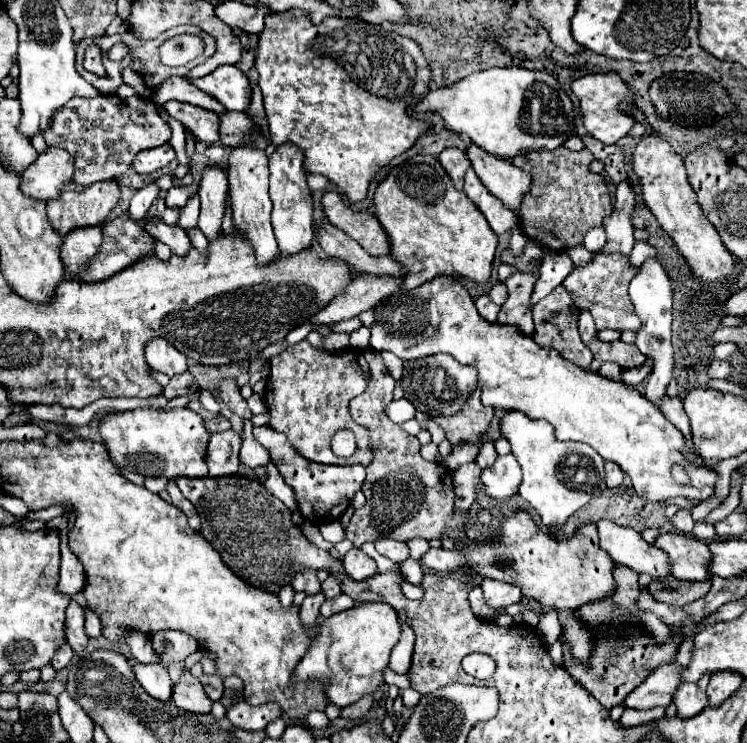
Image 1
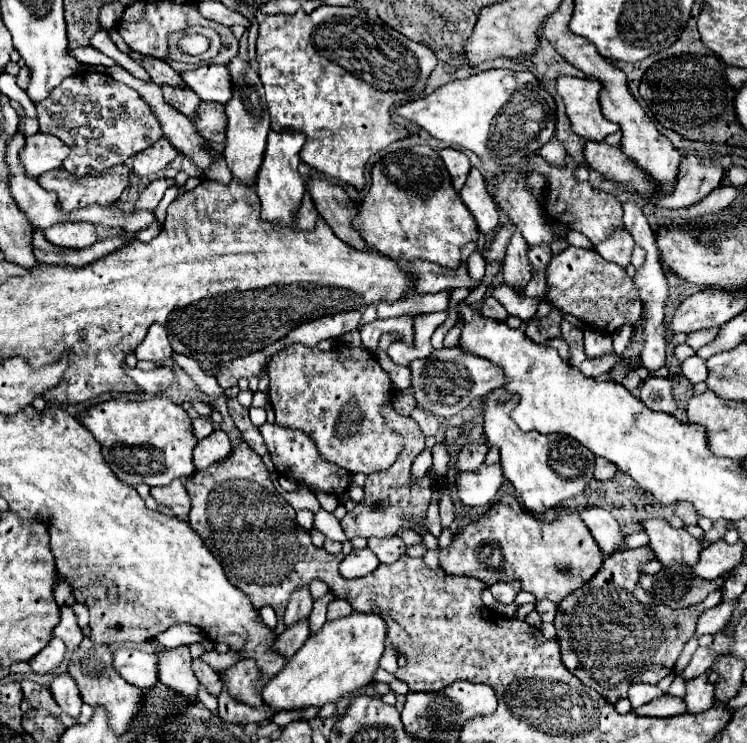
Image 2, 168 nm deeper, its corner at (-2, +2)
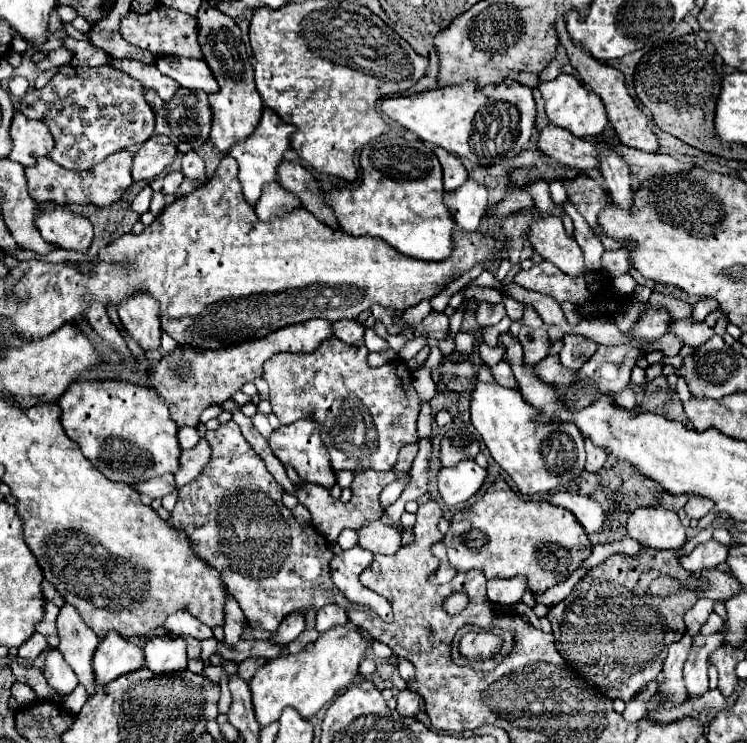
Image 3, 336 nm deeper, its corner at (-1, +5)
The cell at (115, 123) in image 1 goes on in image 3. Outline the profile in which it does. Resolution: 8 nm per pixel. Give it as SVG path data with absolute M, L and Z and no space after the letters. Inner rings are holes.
M65 65L61 67L61 71L43 89L35 89L23 95L21 113L29 119L43 121L49 127L49 131L55 137L55 149L53 153L49 153L49 157L61 167L75 169L75 171L91 169L93 165L101 163L105 157L121 149L129 149L129 145L145 143L153 135L153 129L155 129L155 113L143 97L141 83L111 65L105 65L105 67Z

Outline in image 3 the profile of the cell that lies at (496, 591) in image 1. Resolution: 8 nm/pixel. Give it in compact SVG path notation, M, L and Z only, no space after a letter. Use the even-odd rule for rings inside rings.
M523 575L511 579L489 579L487 581L487 597L499 605L515 605L521 601L527 591L527 579Z

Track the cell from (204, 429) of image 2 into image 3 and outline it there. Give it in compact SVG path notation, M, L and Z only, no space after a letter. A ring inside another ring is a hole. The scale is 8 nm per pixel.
M181 427L179 429L179 445L181 445L181 449L189 449L189 447L193 447L201 437L199 437L199 431L195 429L195 427Z

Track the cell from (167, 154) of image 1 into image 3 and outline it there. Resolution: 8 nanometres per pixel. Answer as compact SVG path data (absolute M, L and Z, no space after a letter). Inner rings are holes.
M153 135L147 139L133 157L133 179L153 181L157 179L175 159L177 149L165 135Z

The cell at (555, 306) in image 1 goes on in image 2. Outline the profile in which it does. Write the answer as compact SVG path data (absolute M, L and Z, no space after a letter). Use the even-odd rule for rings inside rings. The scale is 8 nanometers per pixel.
M554 308L548 318L530 322L526 326L526 336L536 344L544 344L544 346L550 346L550 348L558 350L560 358L568 360L570 352L568 352L568 344L564 342L562 334L560 334L560 320L562 320L560 310Z

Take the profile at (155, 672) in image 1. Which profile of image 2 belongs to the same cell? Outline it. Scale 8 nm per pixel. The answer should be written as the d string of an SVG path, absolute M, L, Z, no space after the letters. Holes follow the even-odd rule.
M122 648L114 652L114 668L126 682L138 688L152 688L158 682L156 654Z

